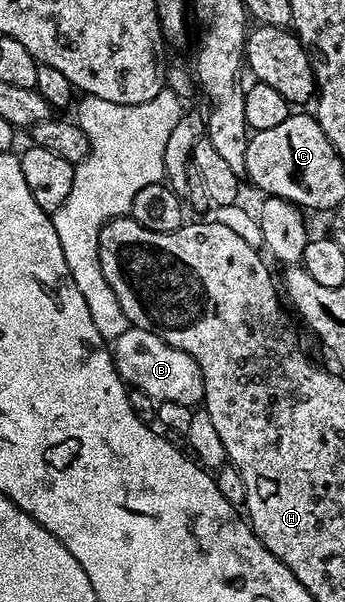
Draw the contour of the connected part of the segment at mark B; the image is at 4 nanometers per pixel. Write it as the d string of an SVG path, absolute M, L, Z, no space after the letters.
M128 328L113 339L115 366L123 381L147 393L156 403L176 402L192 408L203 402L203 377L193 356L173 348L151 330Z

